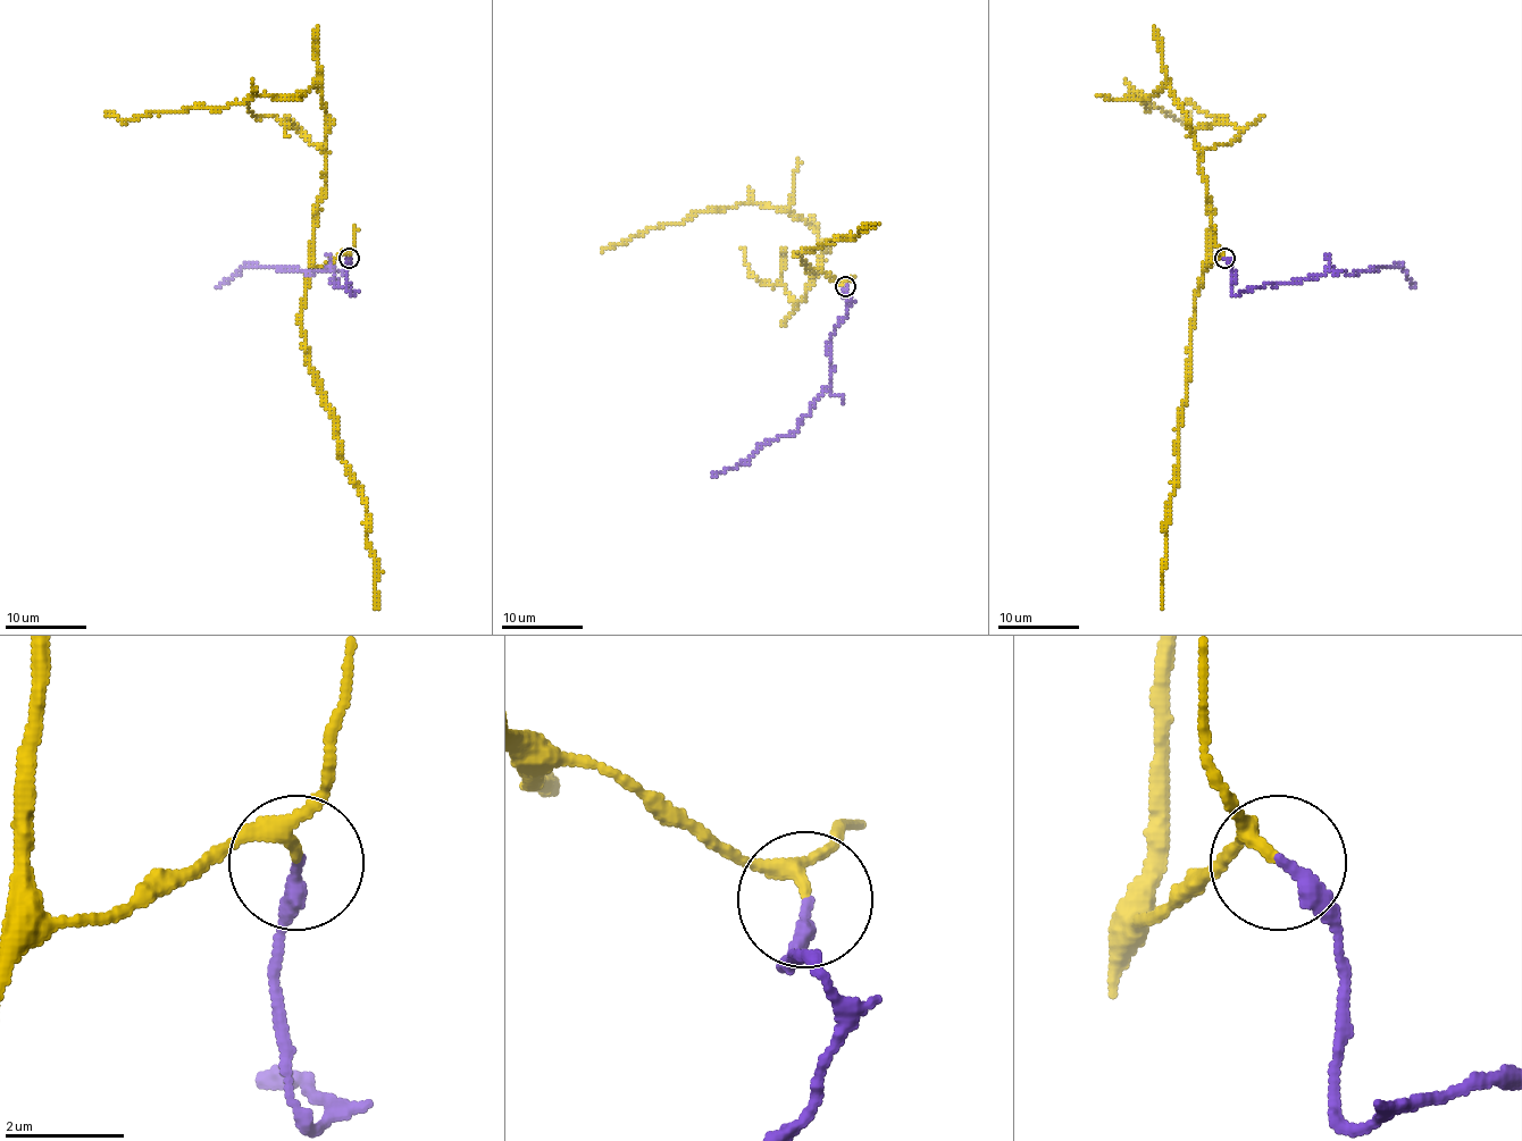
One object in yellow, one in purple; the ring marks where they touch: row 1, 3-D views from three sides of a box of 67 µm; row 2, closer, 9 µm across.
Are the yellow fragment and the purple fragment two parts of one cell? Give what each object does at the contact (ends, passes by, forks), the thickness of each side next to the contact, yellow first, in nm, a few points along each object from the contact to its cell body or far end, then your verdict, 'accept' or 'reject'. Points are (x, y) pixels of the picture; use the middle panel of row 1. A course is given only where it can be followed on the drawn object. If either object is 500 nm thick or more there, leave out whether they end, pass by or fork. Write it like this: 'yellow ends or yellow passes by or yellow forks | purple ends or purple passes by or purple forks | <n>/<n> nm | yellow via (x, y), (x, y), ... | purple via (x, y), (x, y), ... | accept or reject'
yellow passes by | purple ends | 190/280 nm | yellow via (845, 286), (819, 269), (811, 271), (821, 268), (825, 249), (819, 235), (764, 204), (695, 212), (601, 251) | purple via (845, 286), (847, 312), (827, 349), (829, 387), (795, 430), (711, 475) | accept

